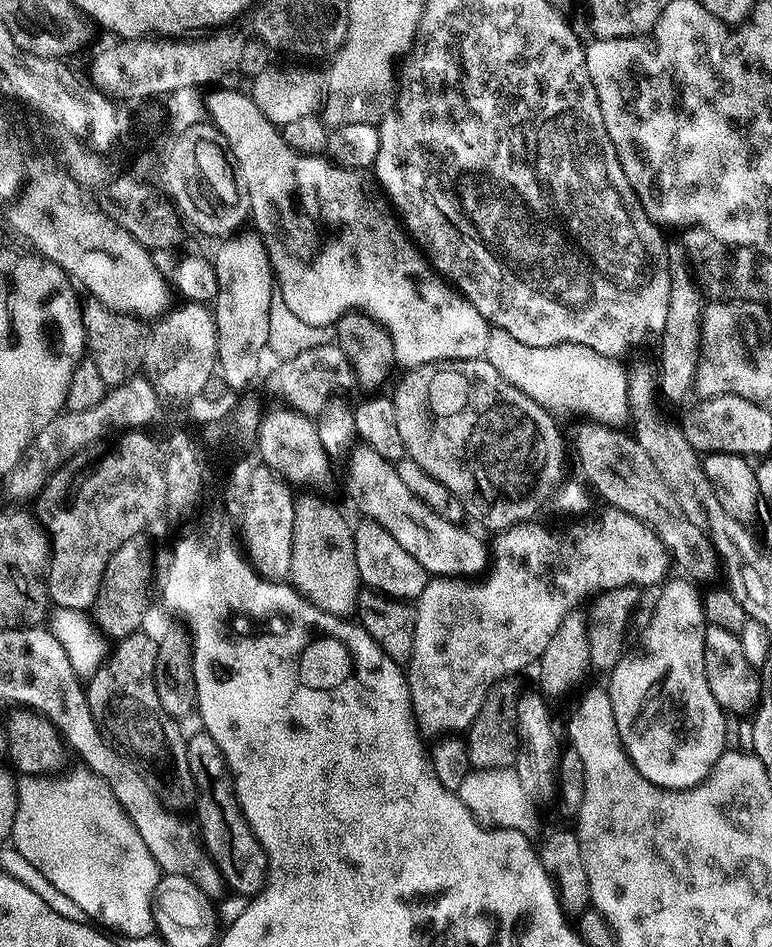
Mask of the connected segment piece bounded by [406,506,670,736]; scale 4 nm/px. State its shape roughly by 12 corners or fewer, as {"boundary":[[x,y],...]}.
{"boundary":[[611,506],[490,544],[484,584],[429,579],[408,699],[460,734],[587,596],[670,553]]}

